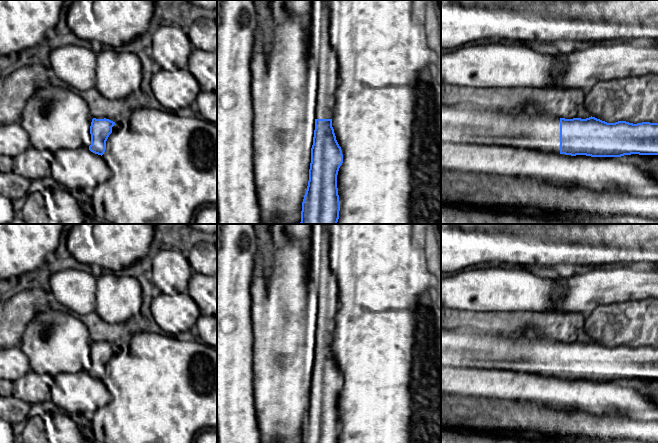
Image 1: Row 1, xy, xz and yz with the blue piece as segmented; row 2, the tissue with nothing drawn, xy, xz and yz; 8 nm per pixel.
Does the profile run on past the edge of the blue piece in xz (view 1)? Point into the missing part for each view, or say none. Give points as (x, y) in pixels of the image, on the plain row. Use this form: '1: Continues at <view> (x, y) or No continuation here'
1: Continues at xz (325, 280)

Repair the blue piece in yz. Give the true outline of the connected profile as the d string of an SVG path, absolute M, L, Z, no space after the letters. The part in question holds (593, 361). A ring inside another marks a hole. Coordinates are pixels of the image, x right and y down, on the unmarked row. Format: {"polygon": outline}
{"polygon": "M441 328L441 366L512 370L571 380L658 379L658 347L607 347L592 340L586 343L565 343L478 333L463 328Z"}

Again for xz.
{"polygon": "M313 224L311 268L317 287L317 323L309 405L301 443L339 443L337 399L343 378L332 351L339 288L329 266L329 251L330 235L326 224Z"}

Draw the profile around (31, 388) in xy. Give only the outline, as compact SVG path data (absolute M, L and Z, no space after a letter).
M28 371L13 382L13 396L28 404L38 404L51 400L56 406L63 401L62 391L54 382L54 376Z

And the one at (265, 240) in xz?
M253 224L257 237L258 249L260 254L262 272L268 278L272 271L273 260L273 236L270 232L271 224Z

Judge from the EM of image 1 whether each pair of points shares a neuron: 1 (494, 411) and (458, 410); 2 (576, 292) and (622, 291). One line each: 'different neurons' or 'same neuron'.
1: same neuron
2: same neuron

